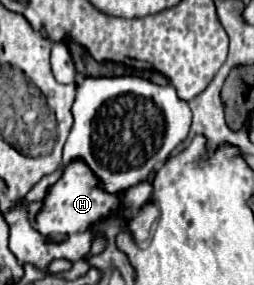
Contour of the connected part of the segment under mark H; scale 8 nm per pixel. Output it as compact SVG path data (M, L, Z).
M75 158L65 166L61 178L47 188L47 194L35 218L35 230L47 236L47 240L51 242L63 242L73 234L89 230L101 220L119 218L123 228L133 236L133 240L143 242L149 238L149 228L157 220L157 216L159 208L153 202L153 186L149 182L141 182L133 188L127 188L121 194L109 194L101 188L101 182L93 174L93 170L83 160Z

